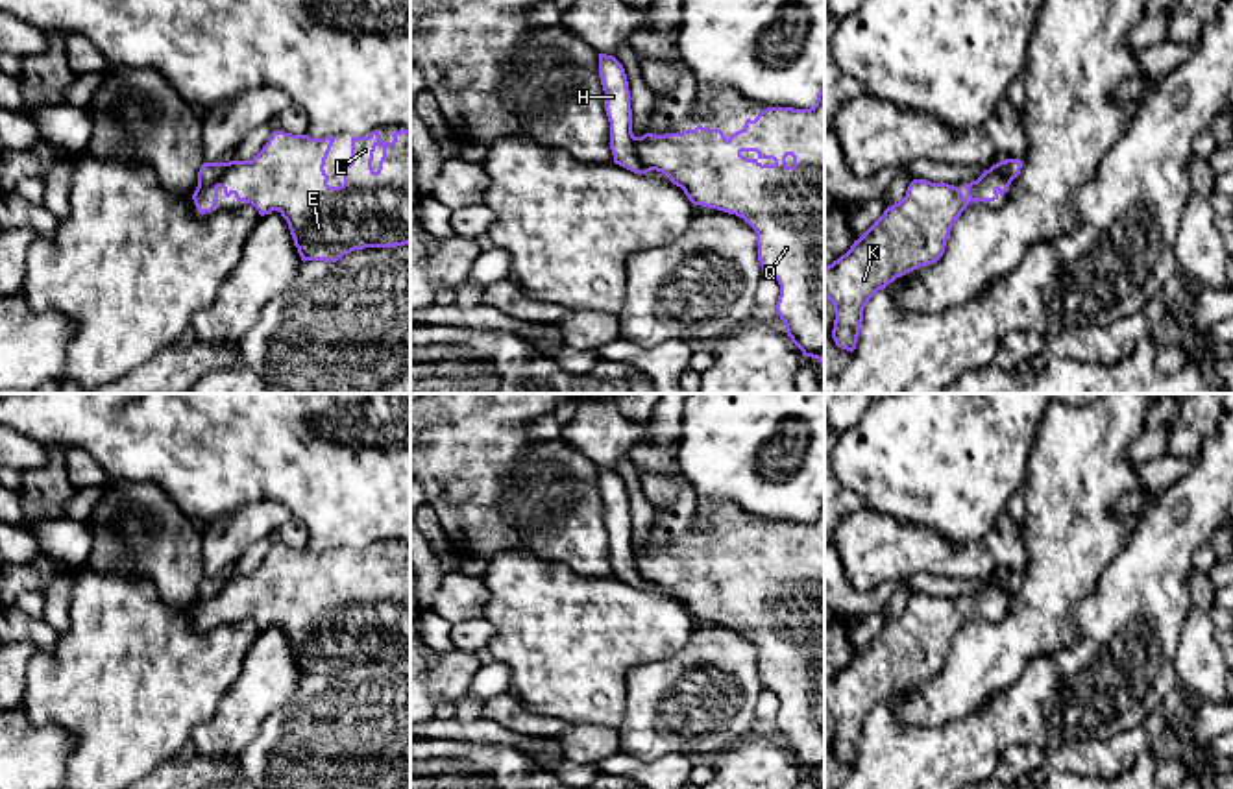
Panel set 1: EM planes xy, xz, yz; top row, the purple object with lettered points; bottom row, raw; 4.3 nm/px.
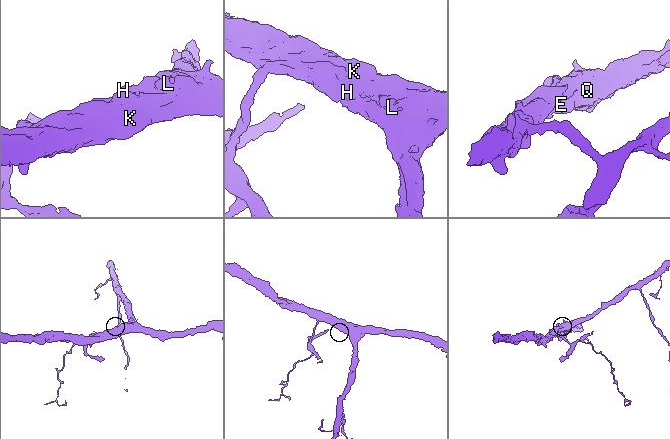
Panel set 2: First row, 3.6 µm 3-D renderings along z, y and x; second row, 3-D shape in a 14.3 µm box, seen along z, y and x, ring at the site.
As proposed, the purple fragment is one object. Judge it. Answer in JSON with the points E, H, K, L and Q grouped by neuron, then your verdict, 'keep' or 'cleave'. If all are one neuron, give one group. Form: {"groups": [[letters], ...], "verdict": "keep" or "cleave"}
{"groups": [["E", "K", "L", "Q"], ["H"]], "verdict": "cleave"}

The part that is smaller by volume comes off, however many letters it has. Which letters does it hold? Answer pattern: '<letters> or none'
H

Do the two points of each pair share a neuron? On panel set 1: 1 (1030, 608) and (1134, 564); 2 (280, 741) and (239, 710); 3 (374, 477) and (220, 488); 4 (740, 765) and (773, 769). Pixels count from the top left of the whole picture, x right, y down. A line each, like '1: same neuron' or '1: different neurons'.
1: same neuron
2: different neurons
3: same neuron
4: same neuron

